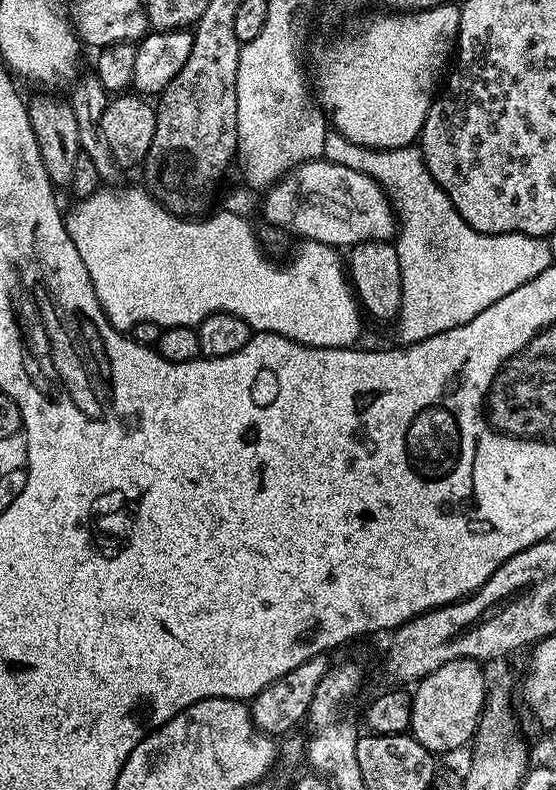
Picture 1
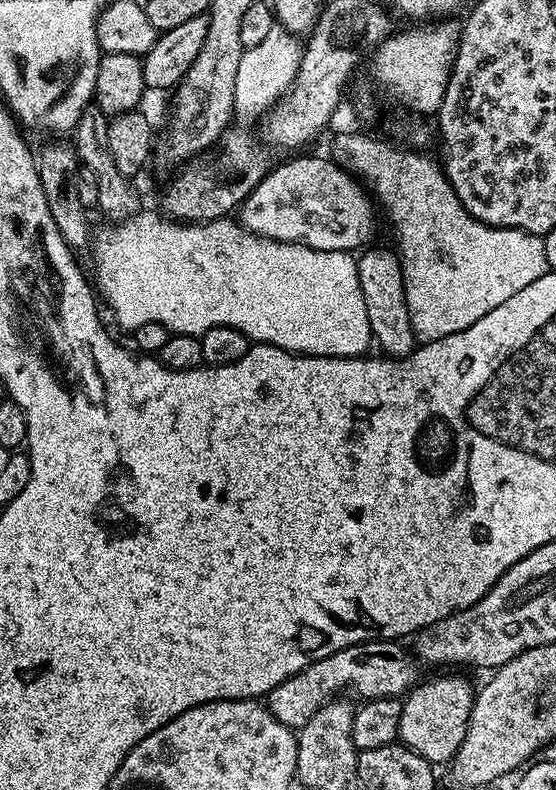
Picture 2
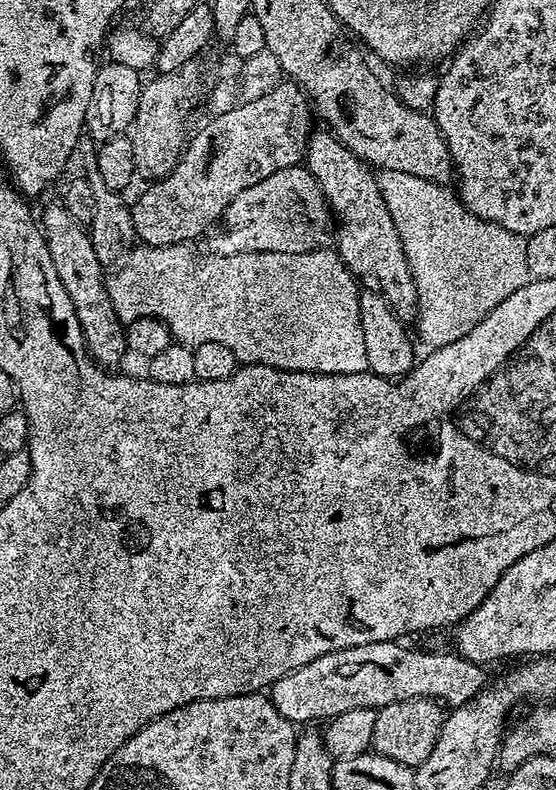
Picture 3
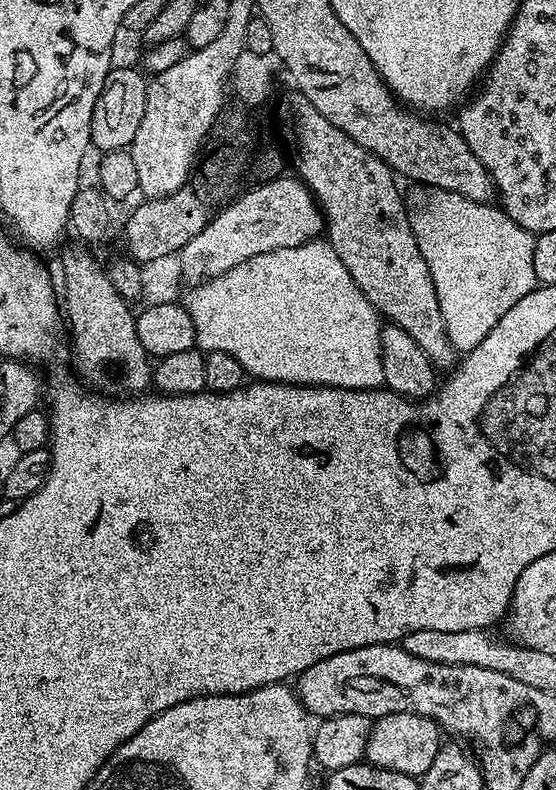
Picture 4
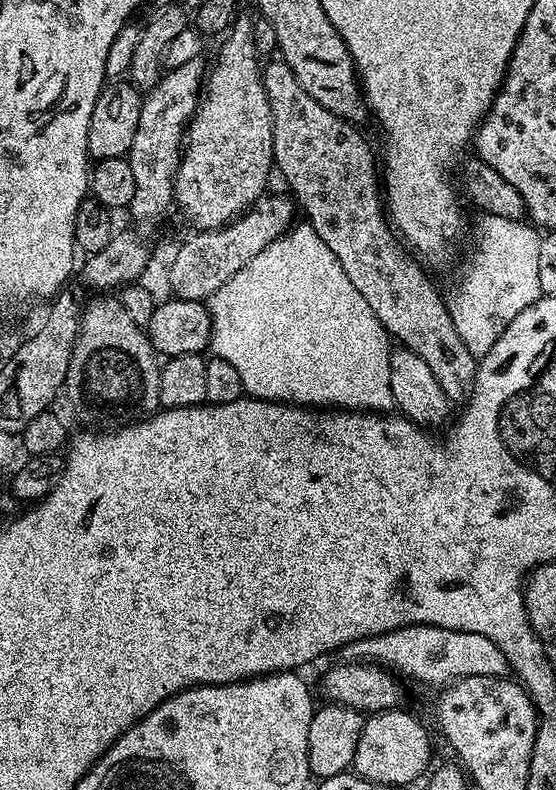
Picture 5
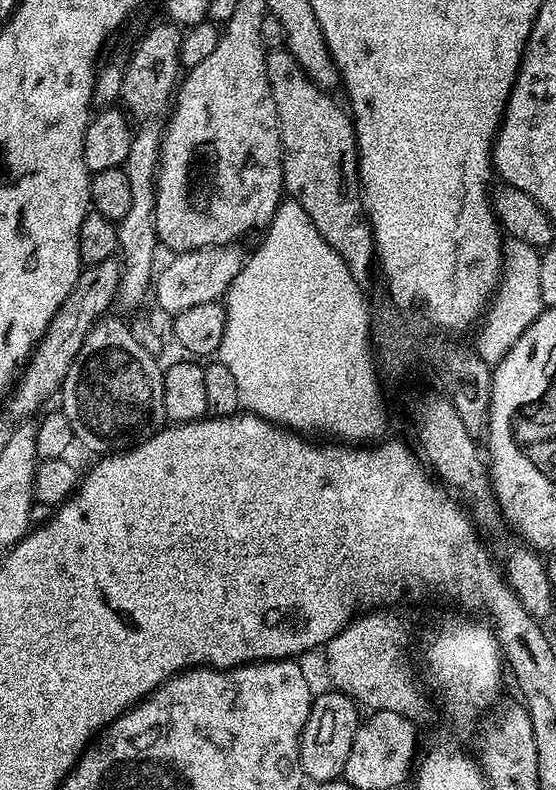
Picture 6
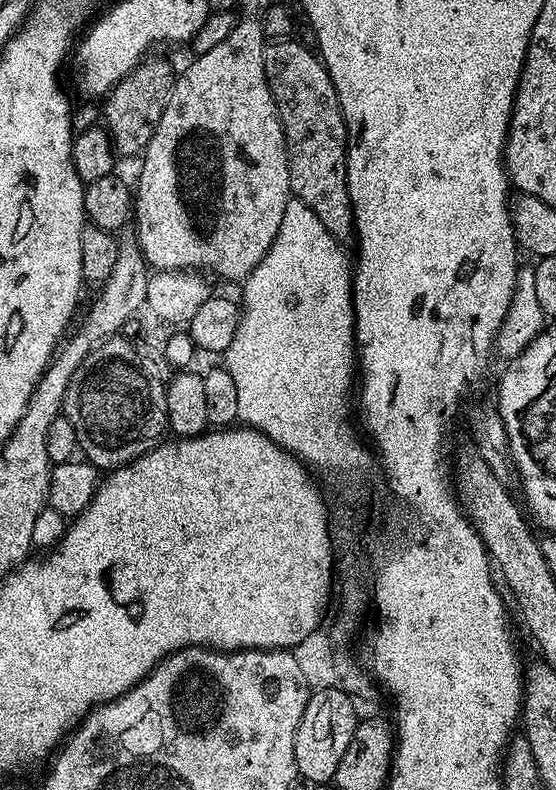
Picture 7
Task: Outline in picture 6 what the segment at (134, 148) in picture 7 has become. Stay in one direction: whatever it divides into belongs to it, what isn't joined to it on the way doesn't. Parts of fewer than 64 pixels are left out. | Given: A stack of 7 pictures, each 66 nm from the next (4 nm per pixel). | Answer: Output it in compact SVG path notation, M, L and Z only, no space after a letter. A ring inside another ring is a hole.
M171 22L163 23L154 25L137 42L132 57L123 65L124 77L122 78L119 99L124 100L123 107L126 109L127 115L132 118L137 116L140 122L156 118L160 110L169 105L182 76L180 67L181 25Z

